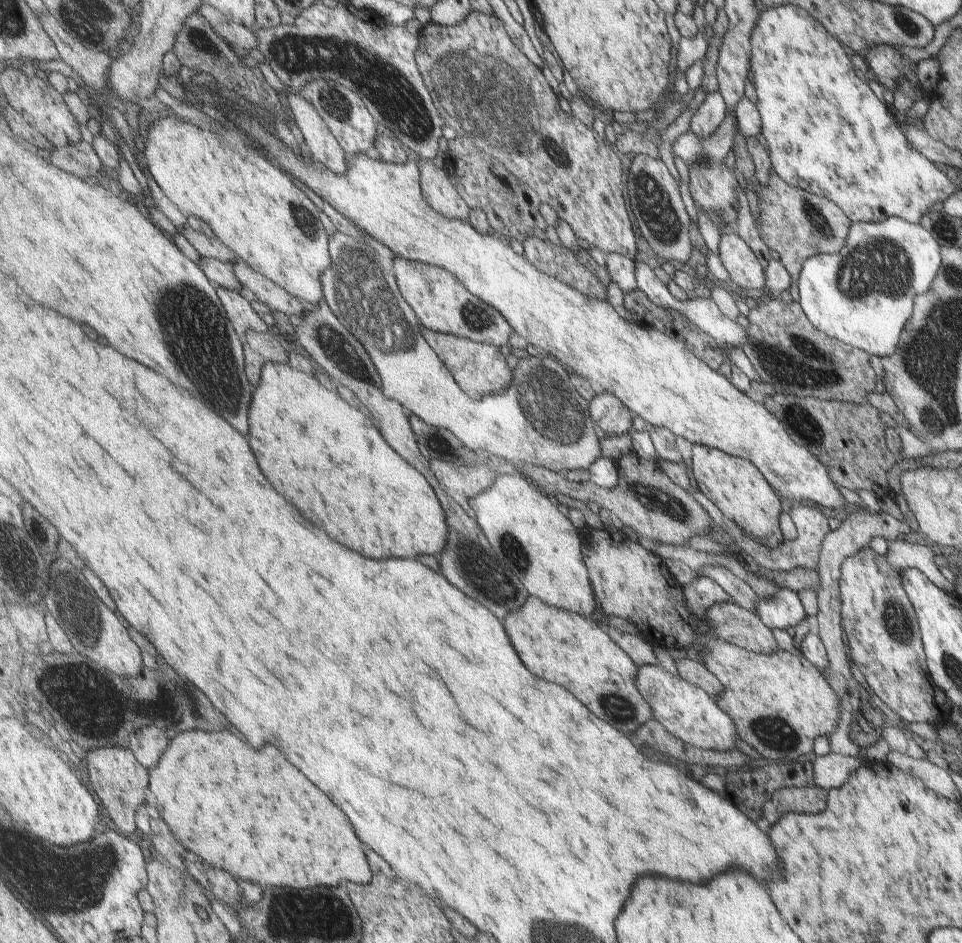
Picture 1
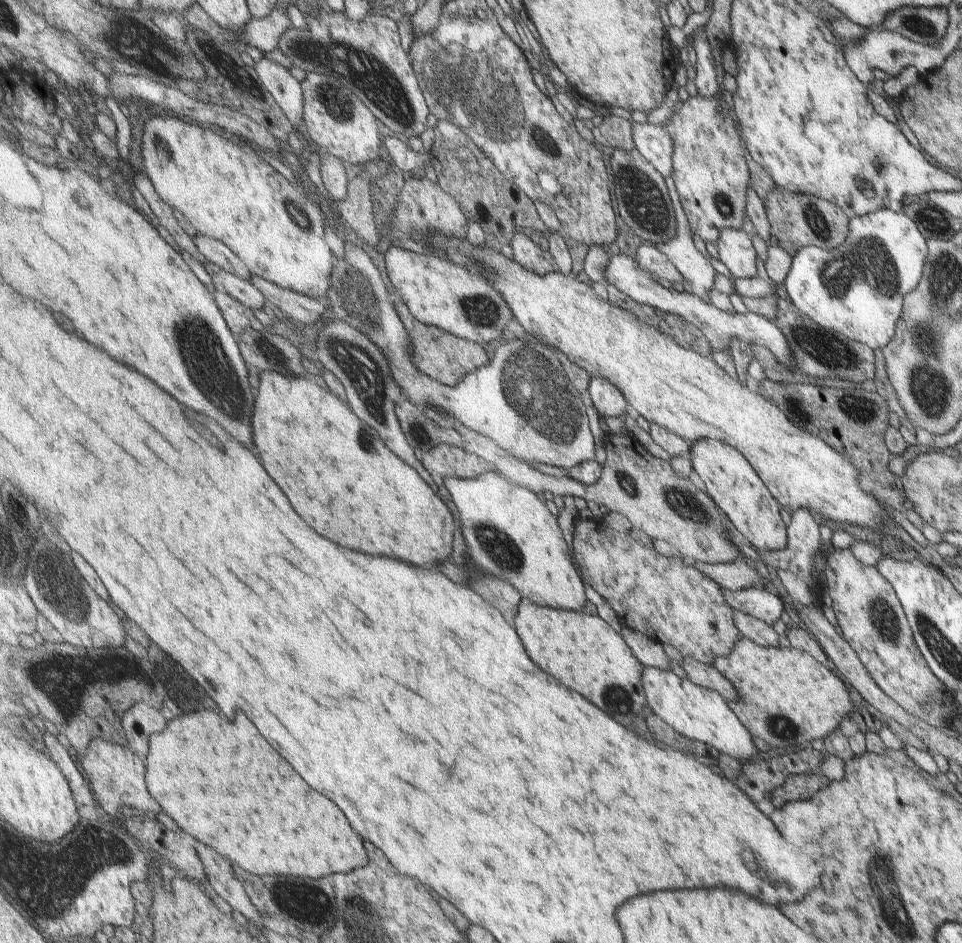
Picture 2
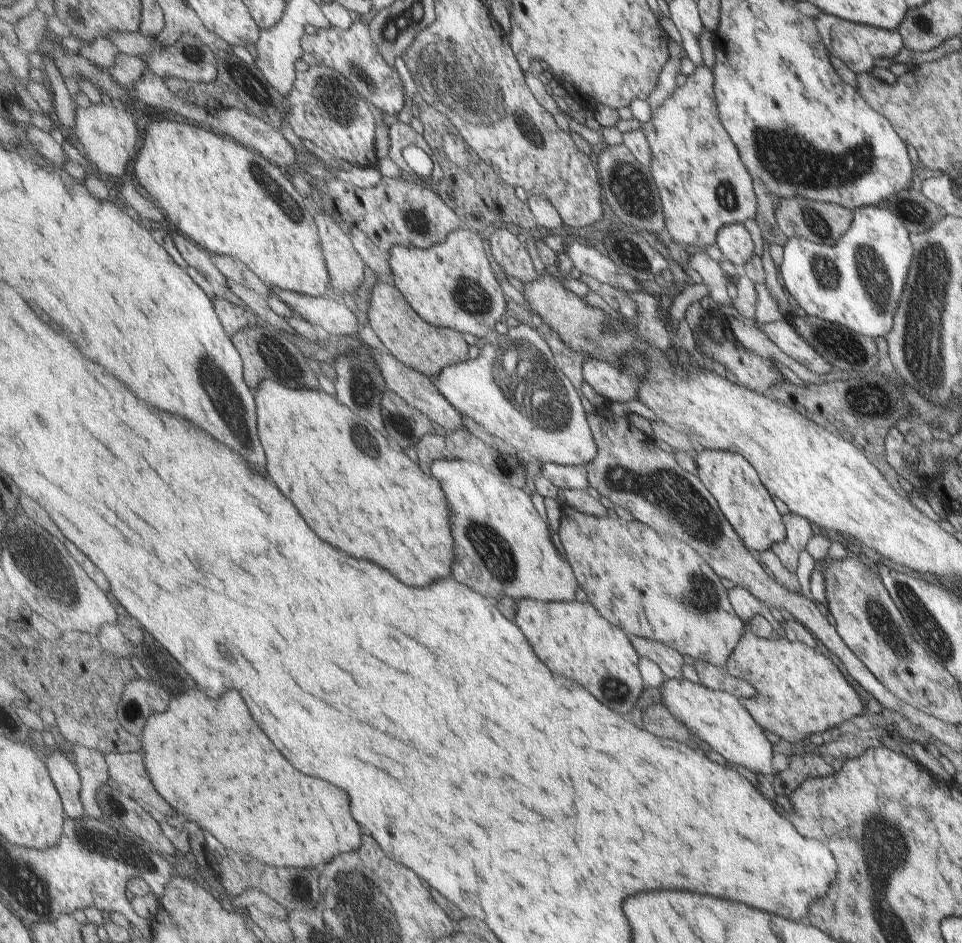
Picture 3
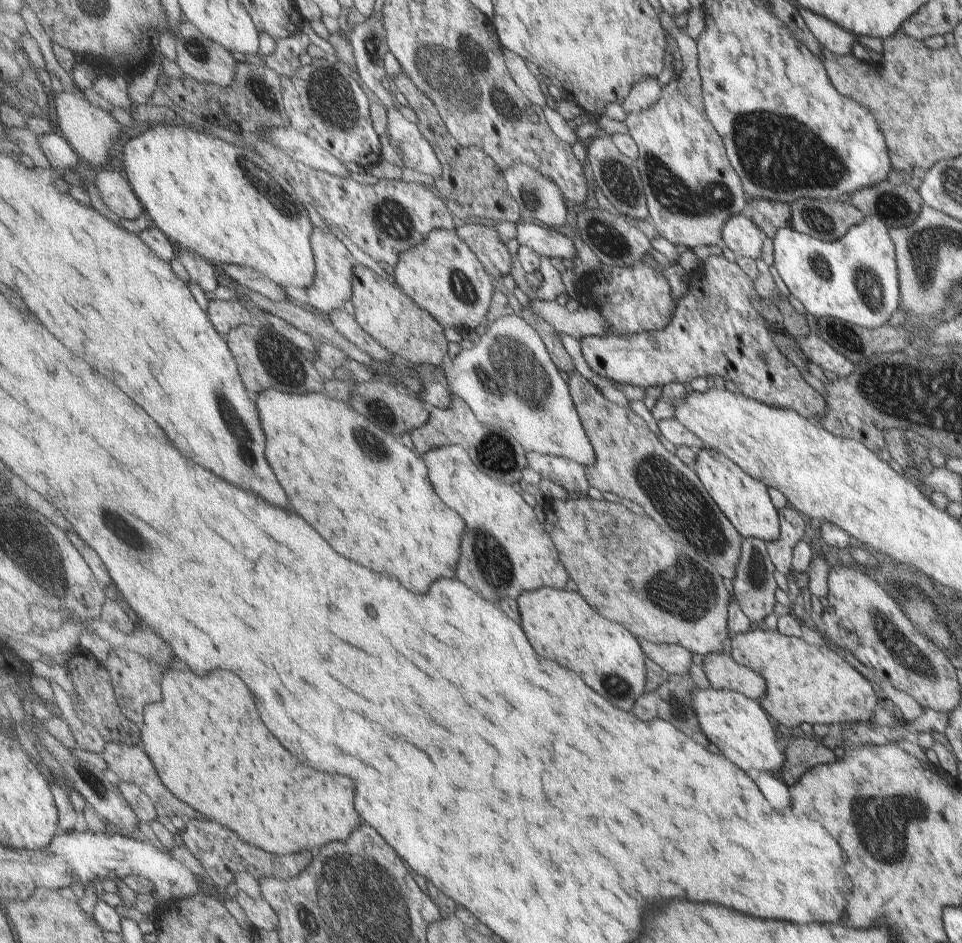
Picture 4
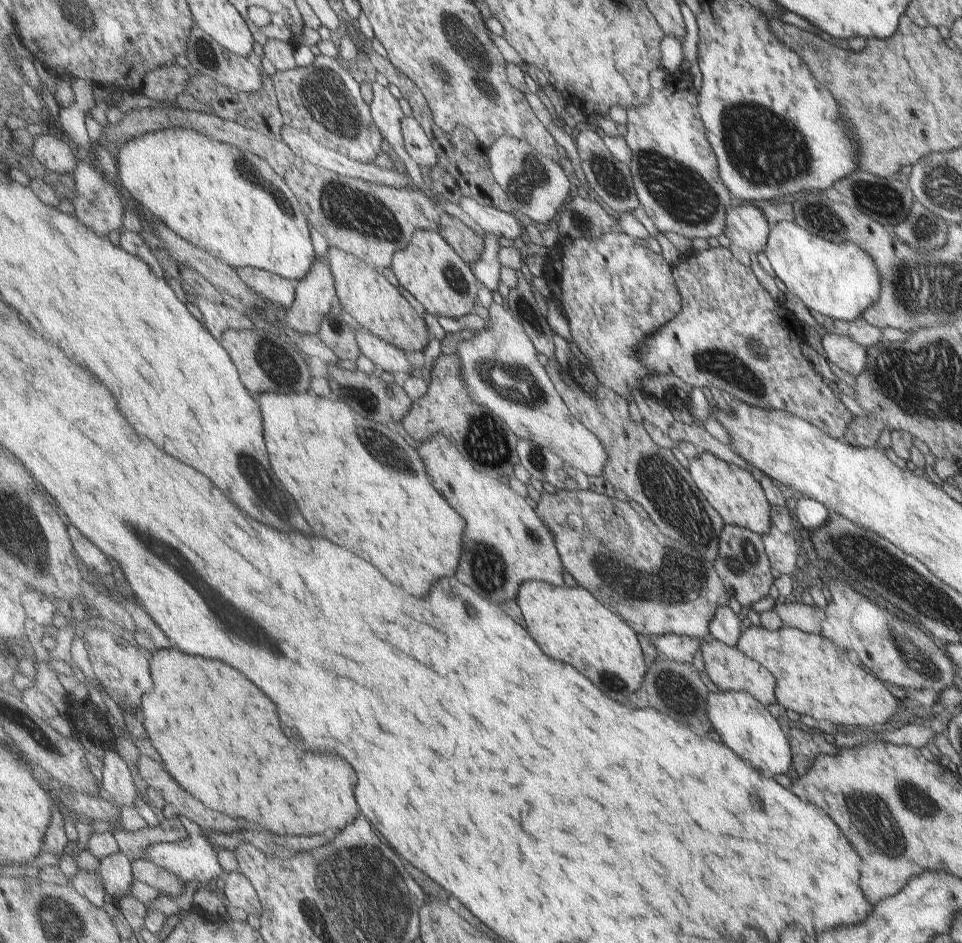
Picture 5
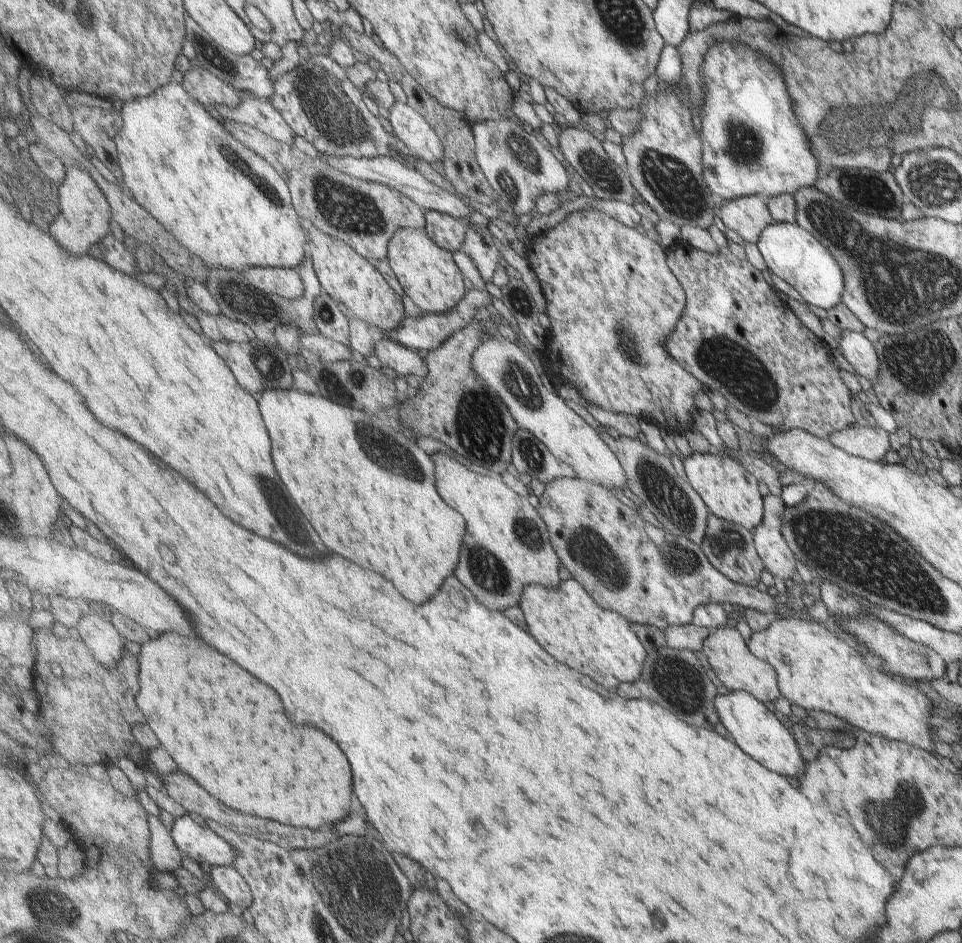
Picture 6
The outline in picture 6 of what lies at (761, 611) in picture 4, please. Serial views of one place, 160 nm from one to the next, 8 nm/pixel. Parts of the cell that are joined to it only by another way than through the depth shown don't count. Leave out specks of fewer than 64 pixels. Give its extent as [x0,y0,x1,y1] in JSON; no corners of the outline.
[699,513,764,587]

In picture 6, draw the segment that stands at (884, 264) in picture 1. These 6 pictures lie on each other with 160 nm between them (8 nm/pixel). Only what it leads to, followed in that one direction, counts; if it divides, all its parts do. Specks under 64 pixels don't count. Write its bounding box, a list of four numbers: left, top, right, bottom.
[755,222,844,310]

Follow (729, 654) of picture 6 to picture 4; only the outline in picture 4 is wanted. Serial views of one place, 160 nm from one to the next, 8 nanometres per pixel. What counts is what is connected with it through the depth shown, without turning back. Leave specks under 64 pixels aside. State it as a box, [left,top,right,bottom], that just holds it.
[700,652,764,699]

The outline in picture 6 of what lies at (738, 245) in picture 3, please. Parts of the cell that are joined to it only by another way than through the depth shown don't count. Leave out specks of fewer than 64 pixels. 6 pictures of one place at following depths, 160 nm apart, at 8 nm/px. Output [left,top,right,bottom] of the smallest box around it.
[718,195,773,242]

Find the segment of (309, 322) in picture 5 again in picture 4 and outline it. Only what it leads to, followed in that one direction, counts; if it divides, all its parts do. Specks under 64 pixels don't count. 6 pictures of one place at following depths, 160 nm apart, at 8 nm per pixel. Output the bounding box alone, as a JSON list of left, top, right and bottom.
[307,227,357,316]

